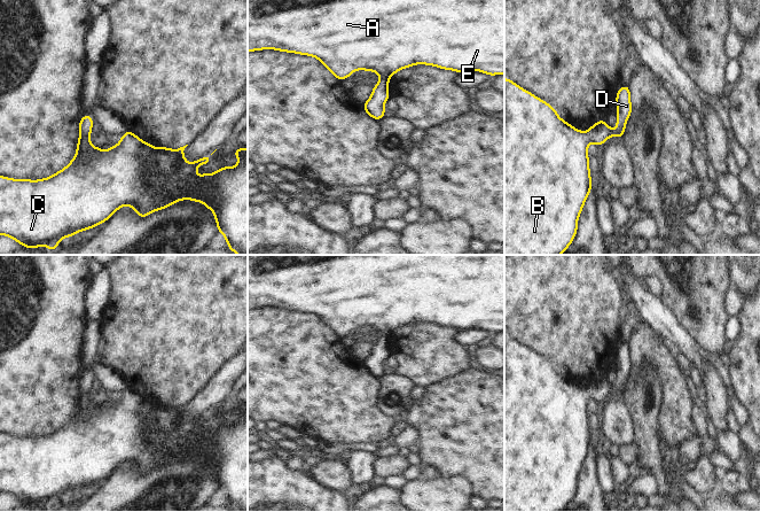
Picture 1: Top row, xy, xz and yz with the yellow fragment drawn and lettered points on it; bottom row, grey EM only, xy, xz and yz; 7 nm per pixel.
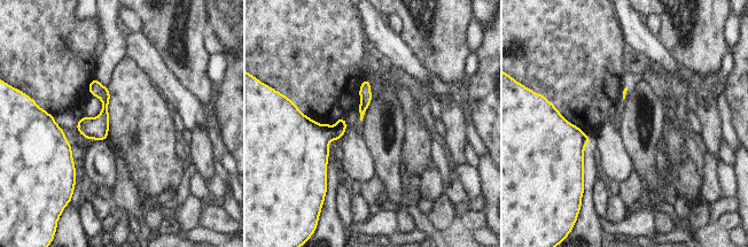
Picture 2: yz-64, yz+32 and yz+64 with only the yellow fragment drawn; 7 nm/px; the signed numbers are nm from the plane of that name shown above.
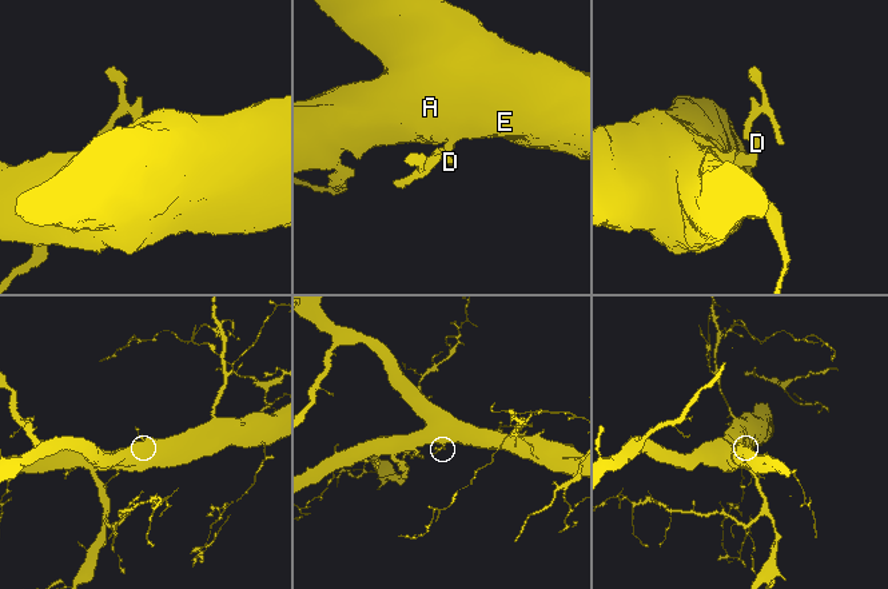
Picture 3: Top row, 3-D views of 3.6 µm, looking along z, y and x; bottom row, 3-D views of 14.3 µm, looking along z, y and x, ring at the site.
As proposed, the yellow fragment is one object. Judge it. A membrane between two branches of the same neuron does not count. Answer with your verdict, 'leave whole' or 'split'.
leave whole

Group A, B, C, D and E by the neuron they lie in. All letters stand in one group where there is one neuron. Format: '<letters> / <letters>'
A B C D E

